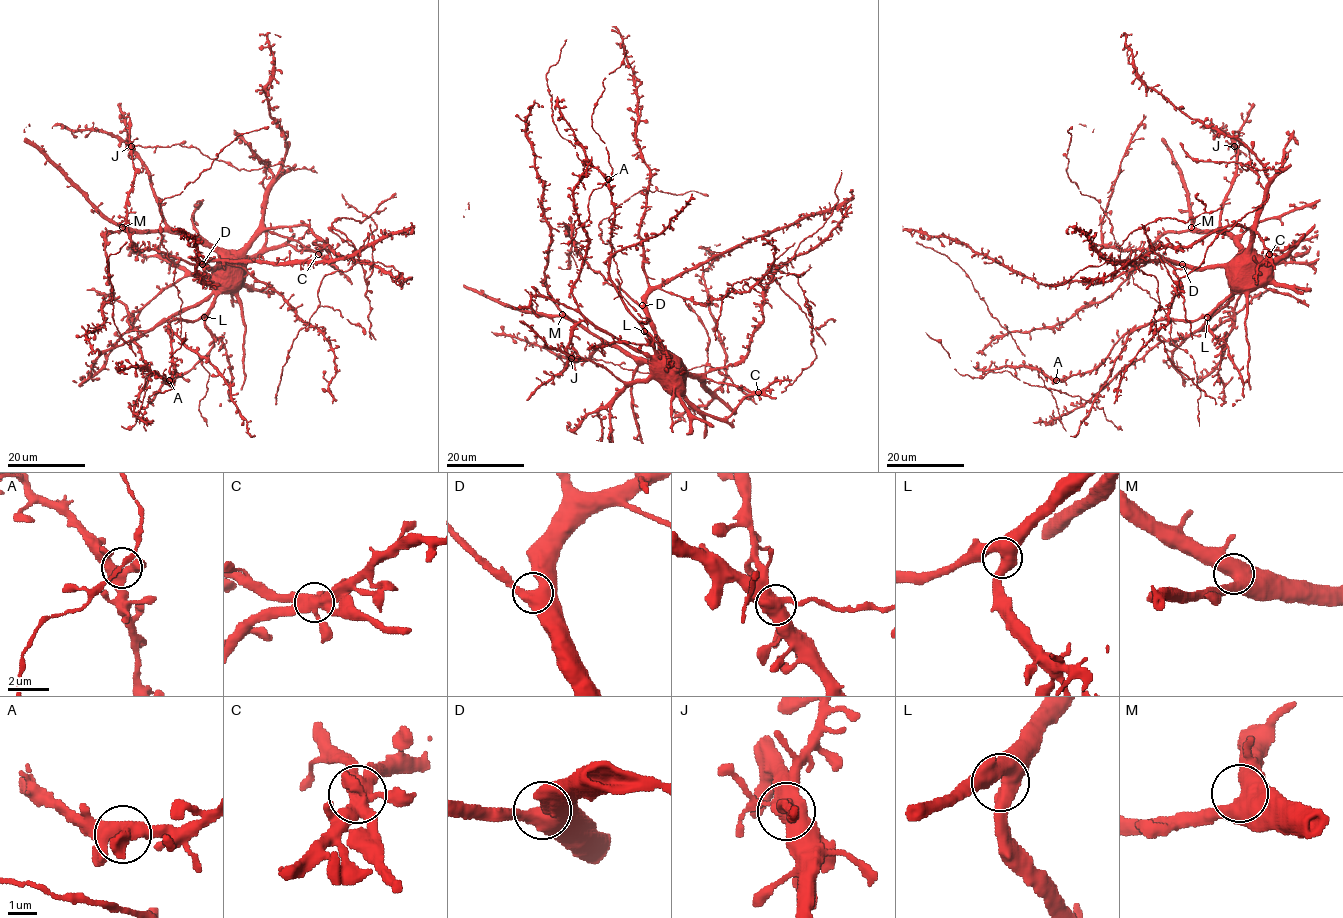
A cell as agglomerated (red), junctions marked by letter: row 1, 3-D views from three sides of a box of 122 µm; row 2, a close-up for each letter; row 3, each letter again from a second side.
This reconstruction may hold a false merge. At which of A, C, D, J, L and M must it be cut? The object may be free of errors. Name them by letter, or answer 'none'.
J

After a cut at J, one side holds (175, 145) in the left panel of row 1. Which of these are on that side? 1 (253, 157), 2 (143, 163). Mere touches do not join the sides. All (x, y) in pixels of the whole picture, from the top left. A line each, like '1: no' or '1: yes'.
1: no
2: no

